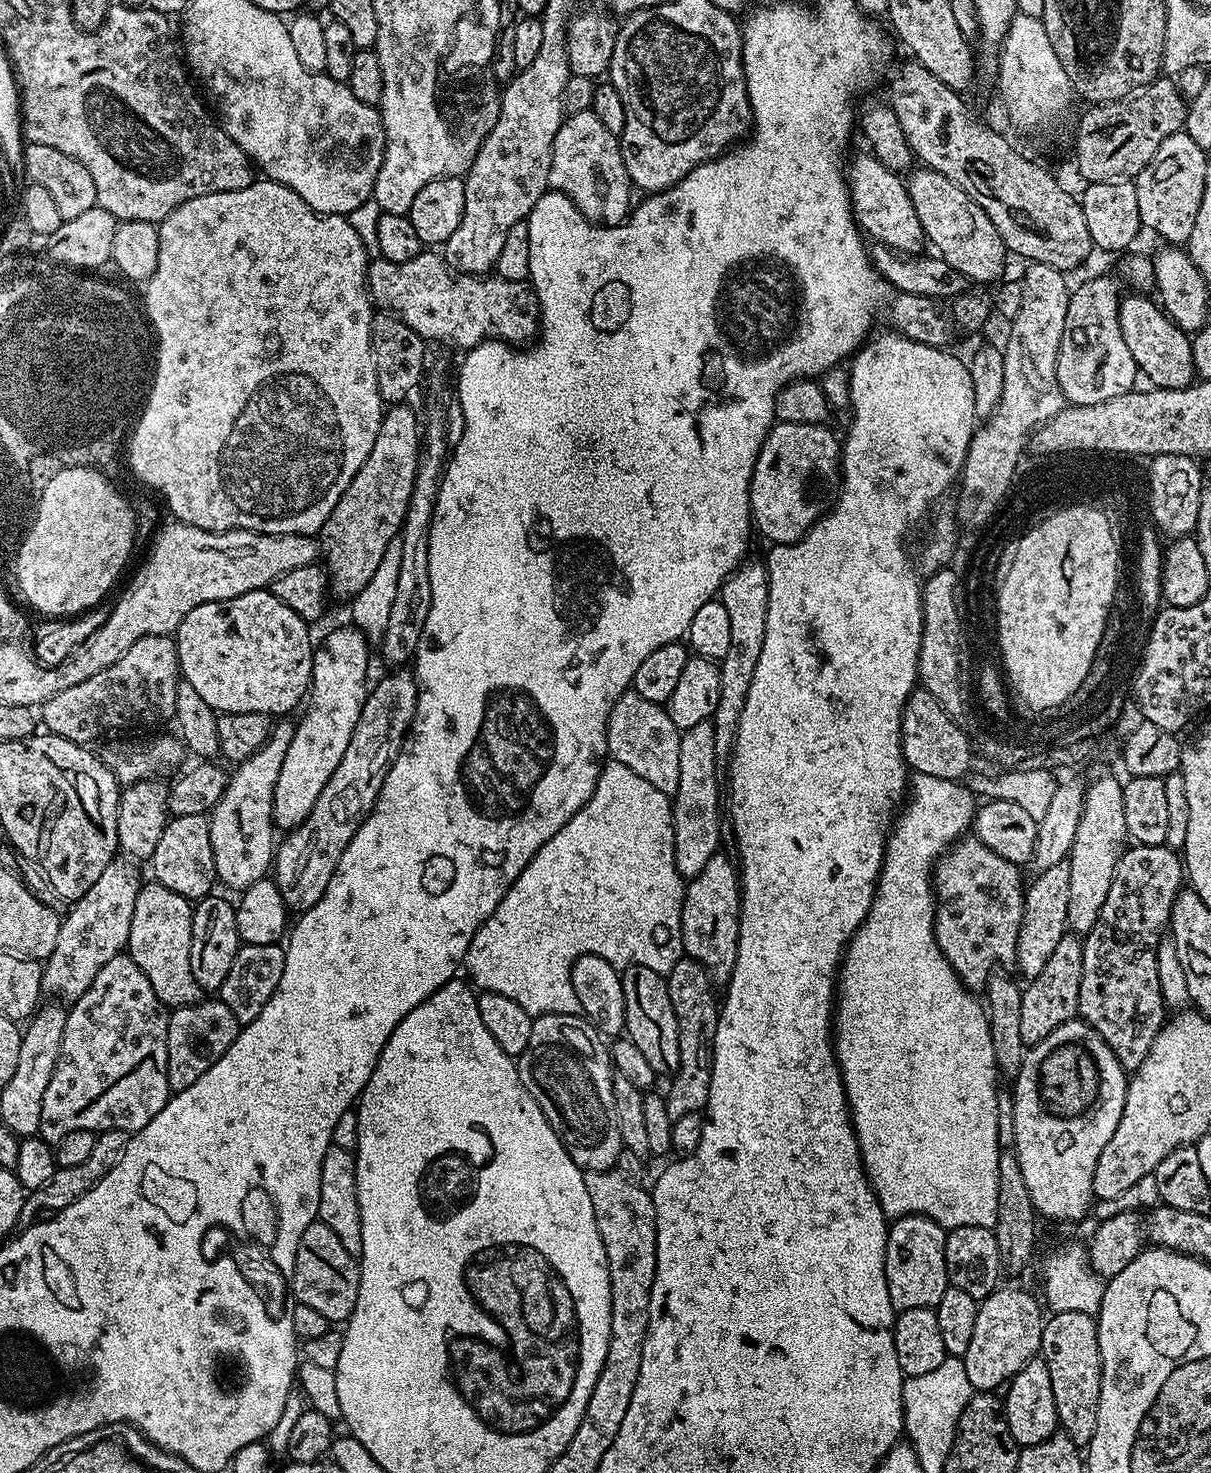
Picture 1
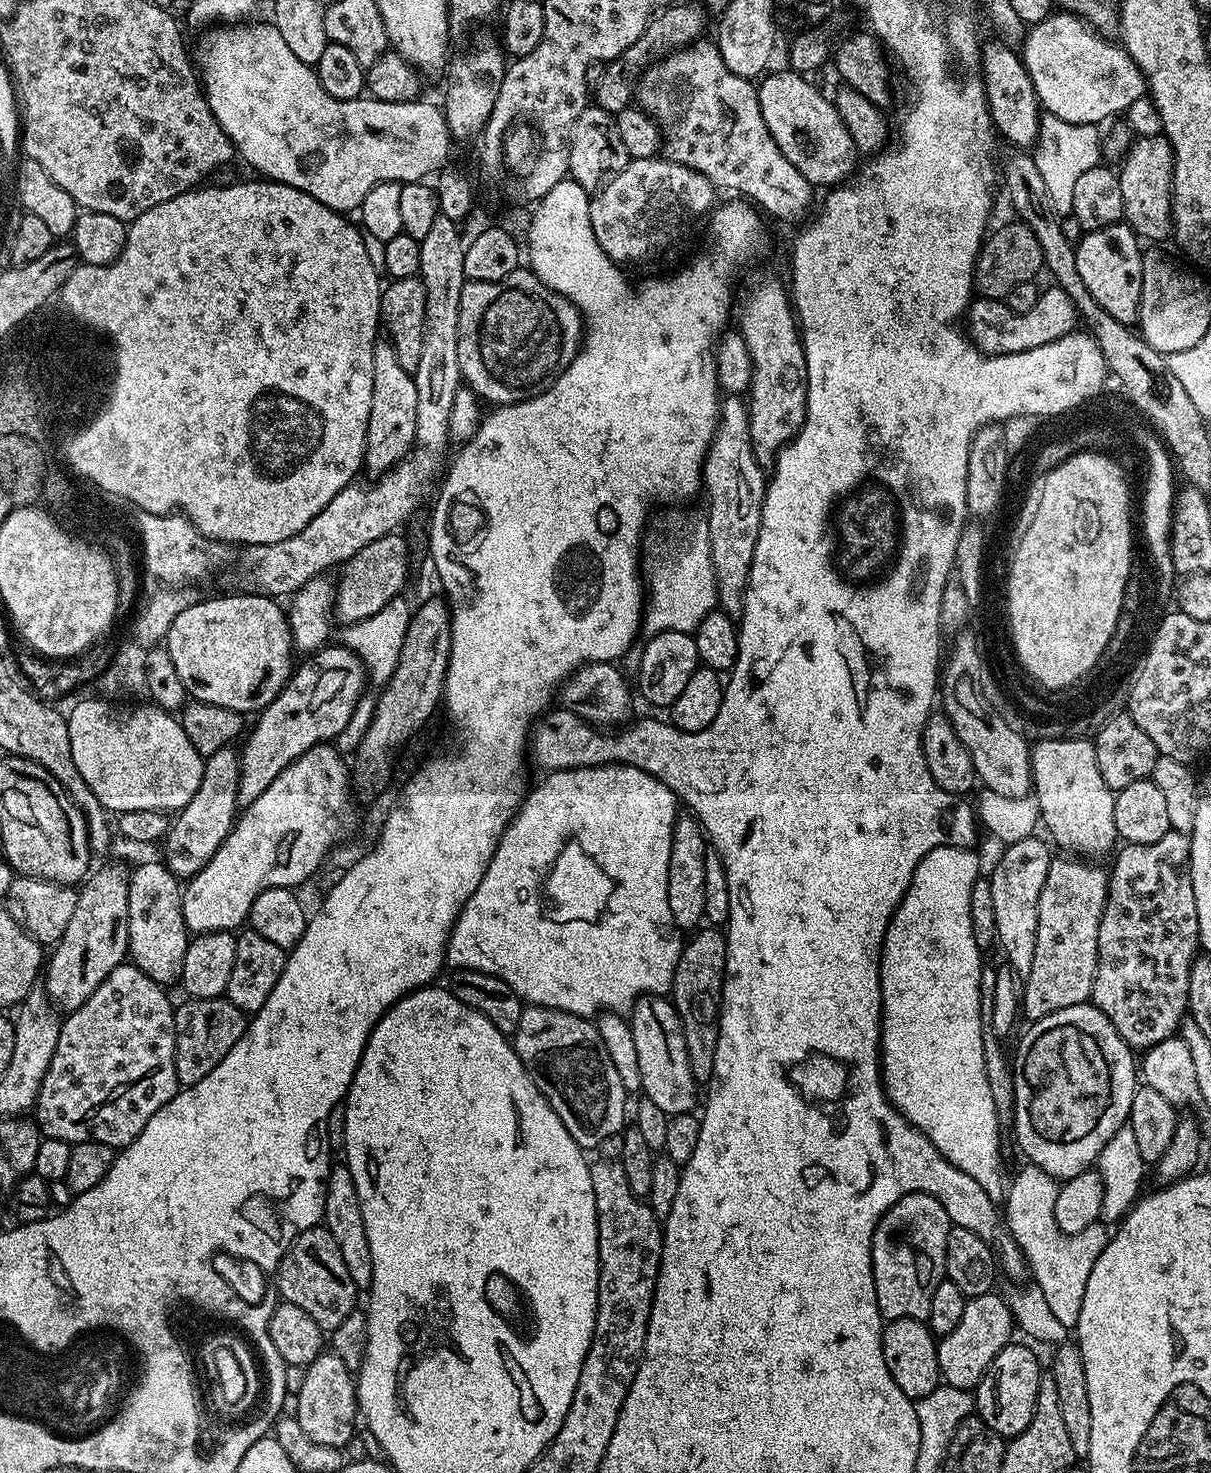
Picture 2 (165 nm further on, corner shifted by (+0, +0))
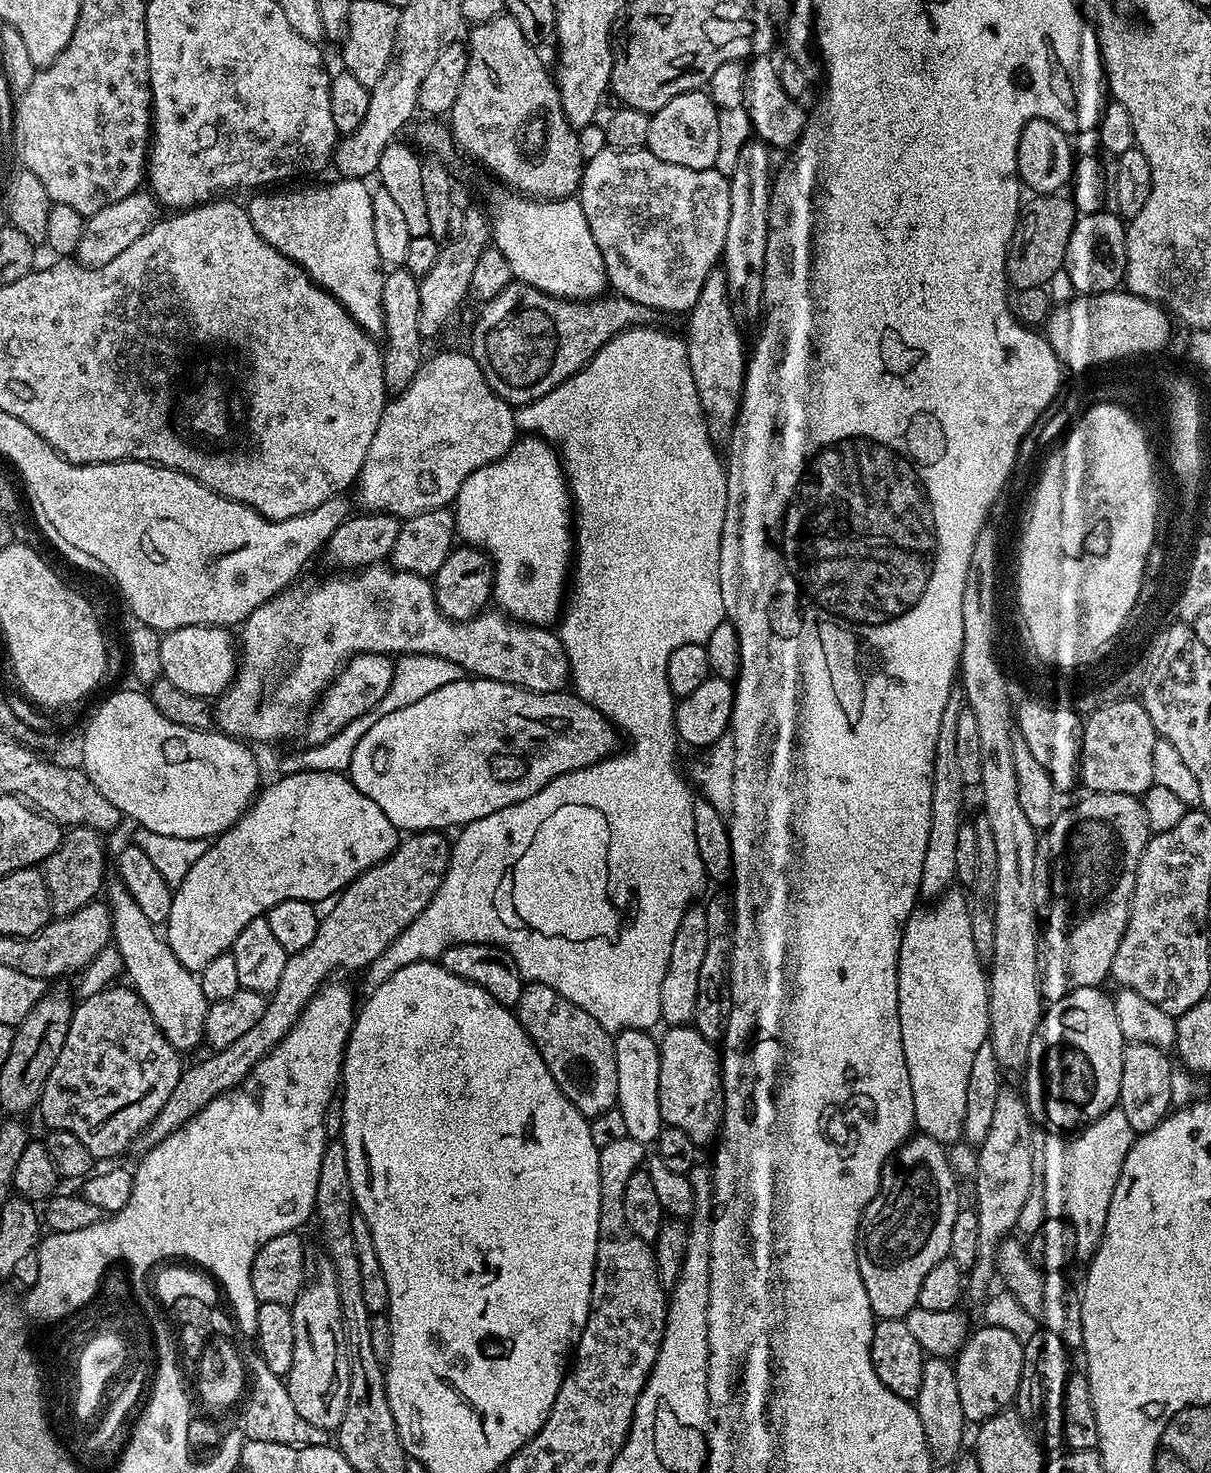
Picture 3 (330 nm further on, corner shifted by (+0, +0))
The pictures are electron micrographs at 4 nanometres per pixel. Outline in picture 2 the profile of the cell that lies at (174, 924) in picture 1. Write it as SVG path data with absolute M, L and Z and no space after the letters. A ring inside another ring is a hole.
M156 860L133 867L128 877L128 951L136 967L153 977L157 984L169 986L177 983L190 933L182 910L181 881L167 864Z

